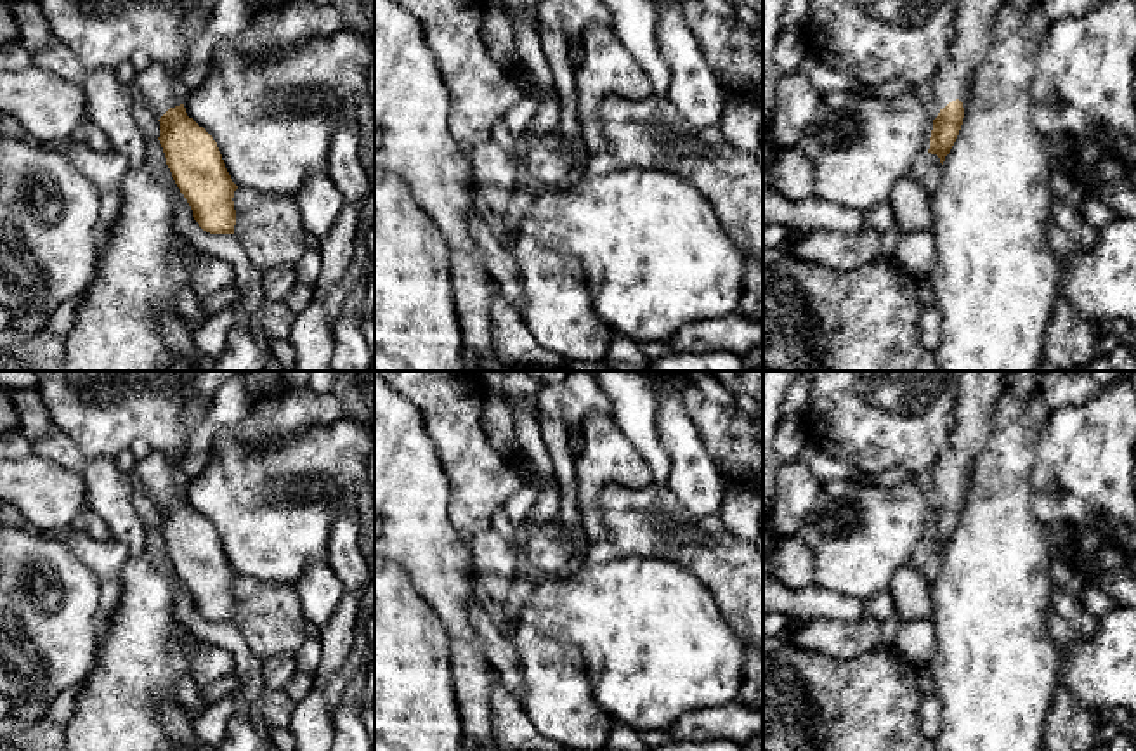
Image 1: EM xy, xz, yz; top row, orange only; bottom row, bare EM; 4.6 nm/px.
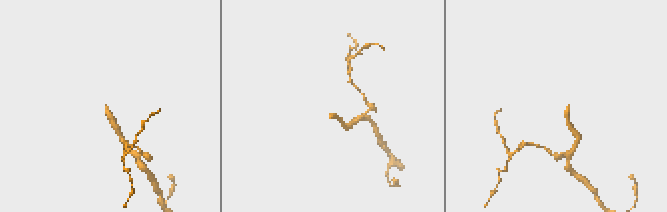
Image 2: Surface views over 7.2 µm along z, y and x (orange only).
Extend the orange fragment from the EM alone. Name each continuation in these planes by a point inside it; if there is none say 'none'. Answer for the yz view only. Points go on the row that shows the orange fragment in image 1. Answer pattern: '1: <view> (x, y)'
1: yz (975, 19)

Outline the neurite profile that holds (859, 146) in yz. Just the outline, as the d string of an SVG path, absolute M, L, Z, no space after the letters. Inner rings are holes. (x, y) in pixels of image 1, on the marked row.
M911 88L891 99L831 92L815 97L815 114L794 144L813 165L813 196L841 208L867 212L886 201L893 186L914 175L930 149L933 118L926 92Z

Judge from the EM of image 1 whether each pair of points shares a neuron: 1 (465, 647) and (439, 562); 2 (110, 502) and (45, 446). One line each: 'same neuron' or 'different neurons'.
1: same neuron
2: same neuron

